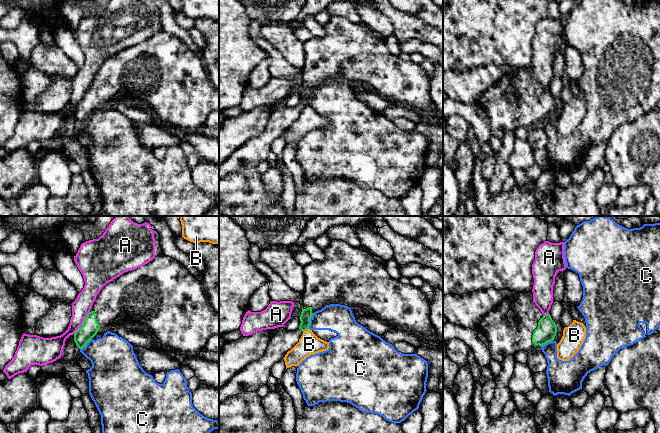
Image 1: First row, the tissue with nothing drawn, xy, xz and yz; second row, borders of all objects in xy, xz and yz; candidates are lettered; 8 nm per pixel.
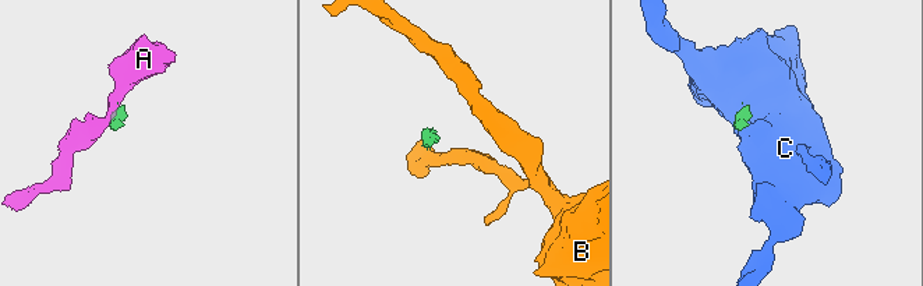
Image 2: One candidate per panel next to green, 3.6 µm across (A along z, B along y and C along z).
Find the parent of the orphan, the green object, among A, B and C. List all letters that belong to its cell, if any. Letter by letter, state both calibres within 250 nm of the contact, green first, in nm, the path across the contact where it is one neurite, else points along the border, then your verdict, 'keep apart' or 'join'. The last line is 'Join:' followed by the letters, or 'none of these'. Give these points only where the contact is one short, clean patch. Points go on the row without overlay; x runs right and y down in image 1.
A: 140/150 nm | along xy (89, 87), (74, 110) | keep apart
B: 90/170 nm | along xz (308, 104), (303, 108) | keep apart
C: 90/220 nm | along xz (313, 89), (308, 104) | keep apart
Join: none of these

